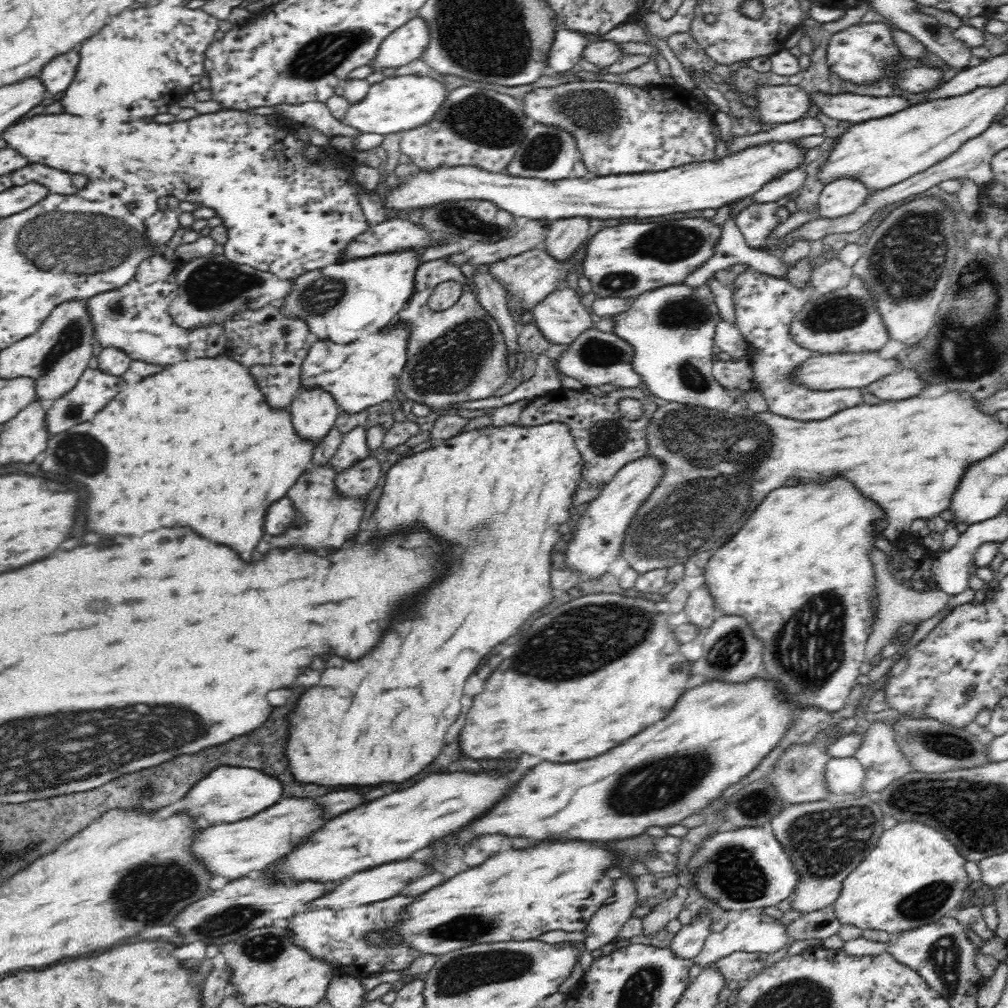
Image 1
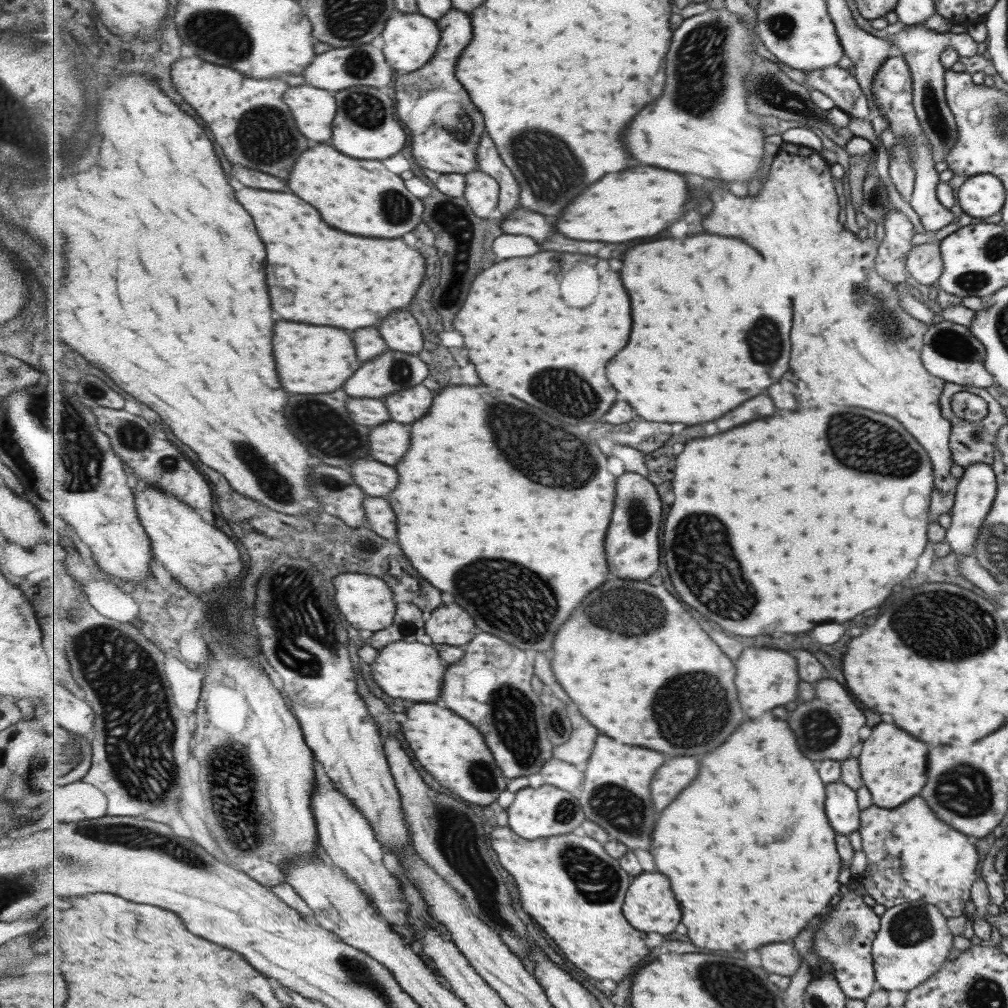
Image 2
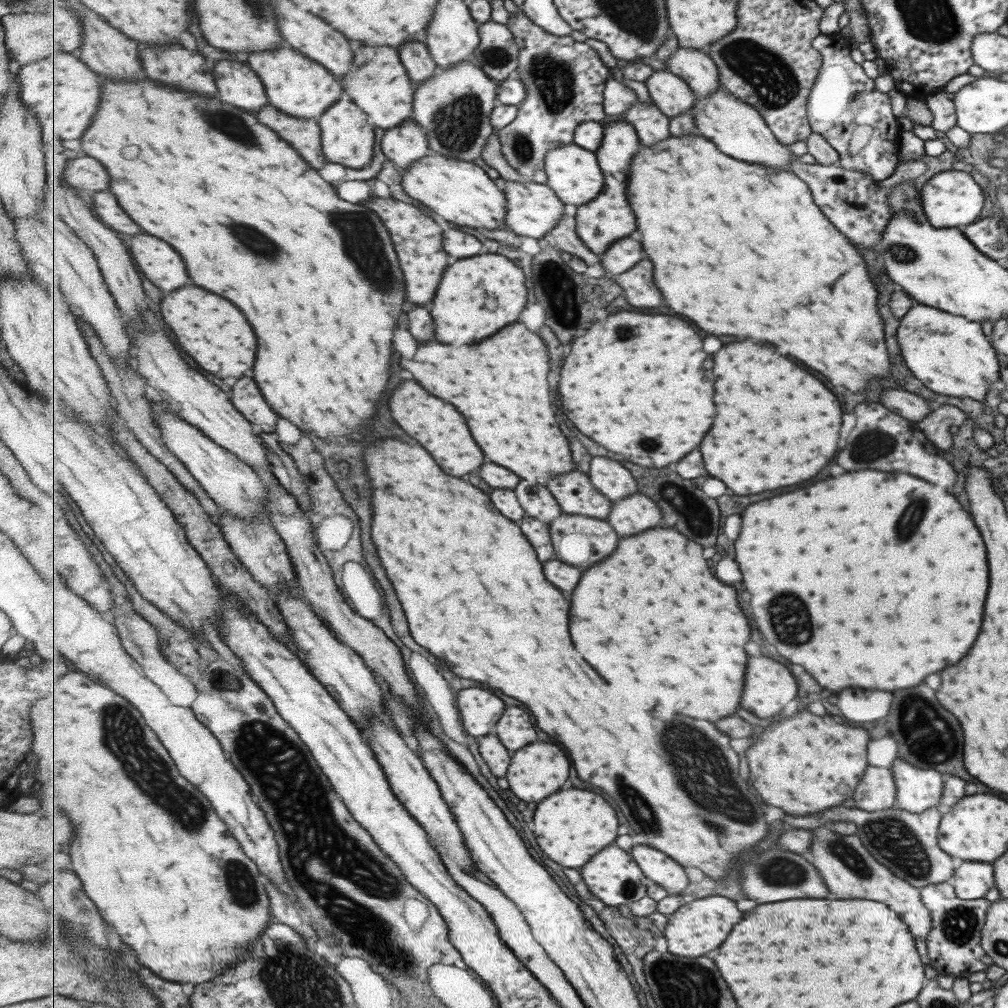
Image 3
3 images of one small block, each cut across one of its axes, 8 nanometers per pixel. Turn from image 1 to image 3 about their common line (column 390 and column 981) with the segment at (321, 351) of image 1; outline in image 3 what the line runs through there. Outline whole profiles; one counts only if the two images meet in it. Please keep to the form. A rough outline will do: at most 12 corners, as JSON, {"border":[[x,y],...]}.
{"border":[[917,304],[896,338],[937,394],[984,401],[999,380],[977,321]]}

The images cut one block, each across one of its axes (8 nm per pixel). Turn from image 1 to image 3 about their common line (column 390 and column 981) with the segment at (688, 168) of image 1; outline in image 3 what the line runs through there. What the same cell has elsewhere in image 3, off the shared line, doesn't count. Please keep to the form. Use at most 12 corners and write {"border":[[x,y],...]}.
{"border":[[946,170],[919,191],[935,228],[979,219],[982,188],[970,173]]}

